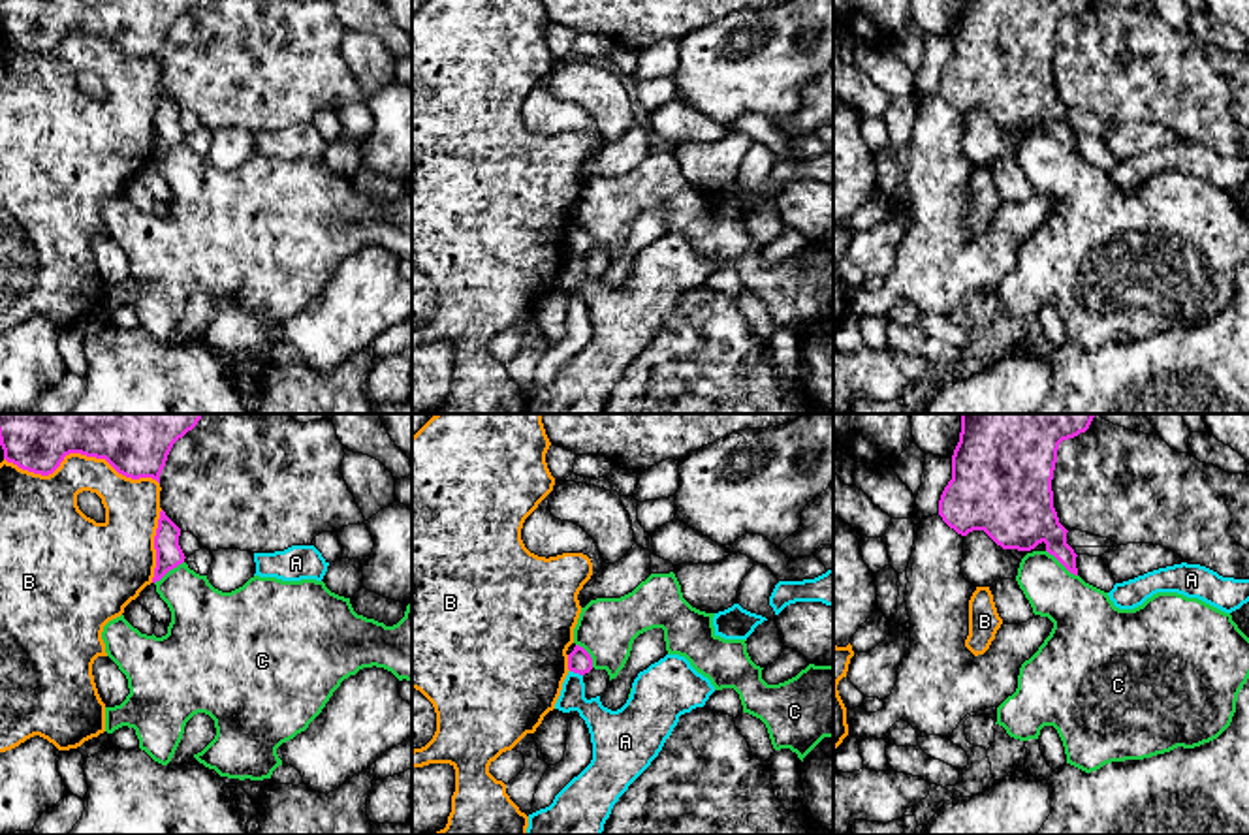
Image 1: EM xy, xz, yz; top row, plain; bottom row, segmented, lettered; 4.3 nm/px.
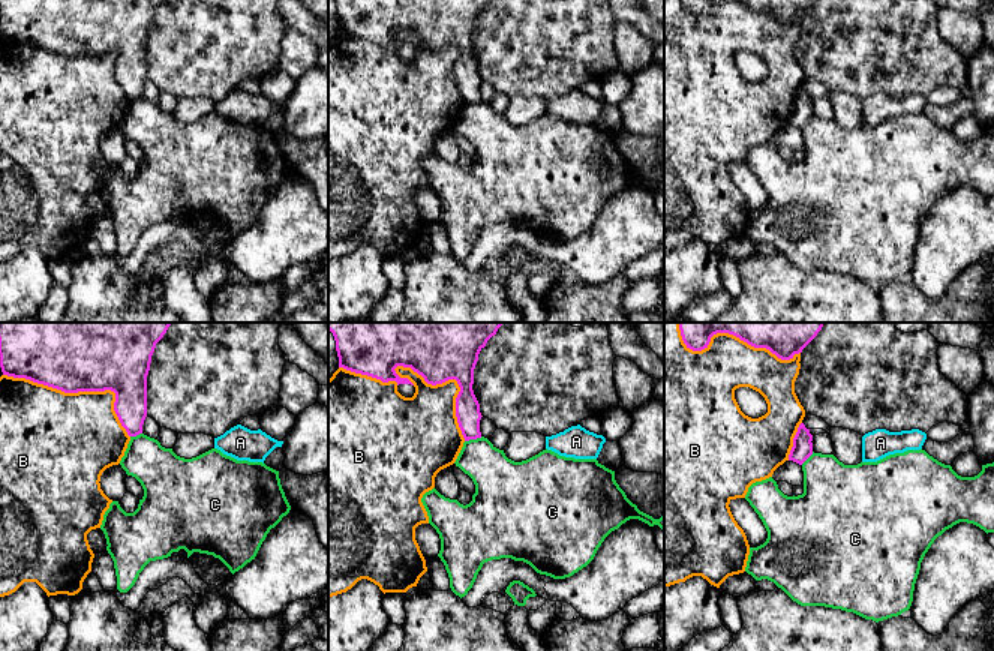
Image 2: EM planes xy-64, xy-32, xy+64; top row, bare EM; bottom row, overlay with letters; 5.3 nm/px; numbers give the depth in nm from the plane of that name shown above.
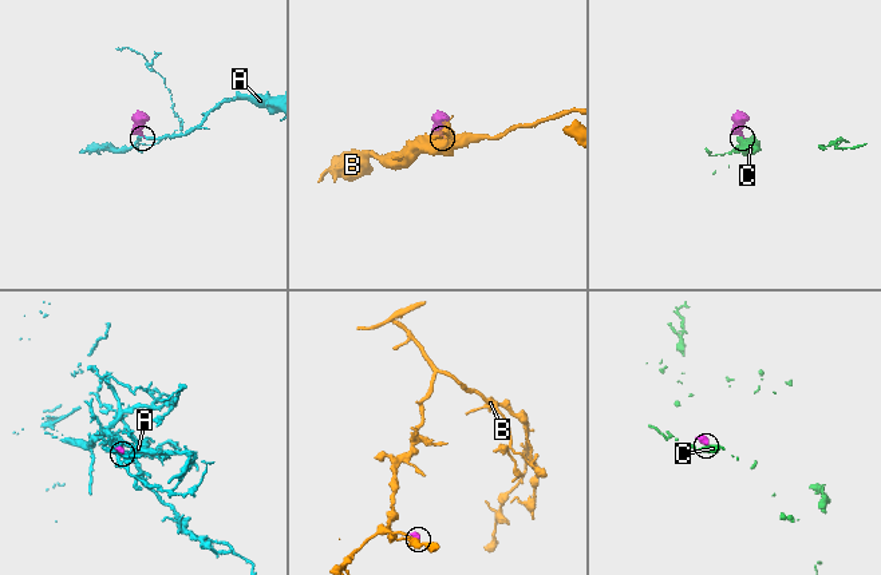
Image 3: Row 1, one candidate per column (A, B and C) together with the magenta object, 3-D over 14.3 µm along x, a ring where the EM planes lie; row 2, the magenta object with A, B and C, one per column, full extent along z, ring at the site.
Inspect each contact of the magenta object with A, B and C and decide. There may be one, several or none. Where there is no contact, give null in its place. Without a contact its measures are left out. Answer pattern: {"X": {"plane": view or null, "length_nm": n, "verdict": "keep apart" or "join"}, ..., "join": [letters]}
{"A": {"plane": "xz", "length_nm": 60, "verdict": "keep apart"}, "B": {"plane": "xy", "length_nm": 650, "verdict": "keep apart"}, "C": {"plane": "yz", "length_nm": 180, "verdict": "keep apart"}, "join": []}

